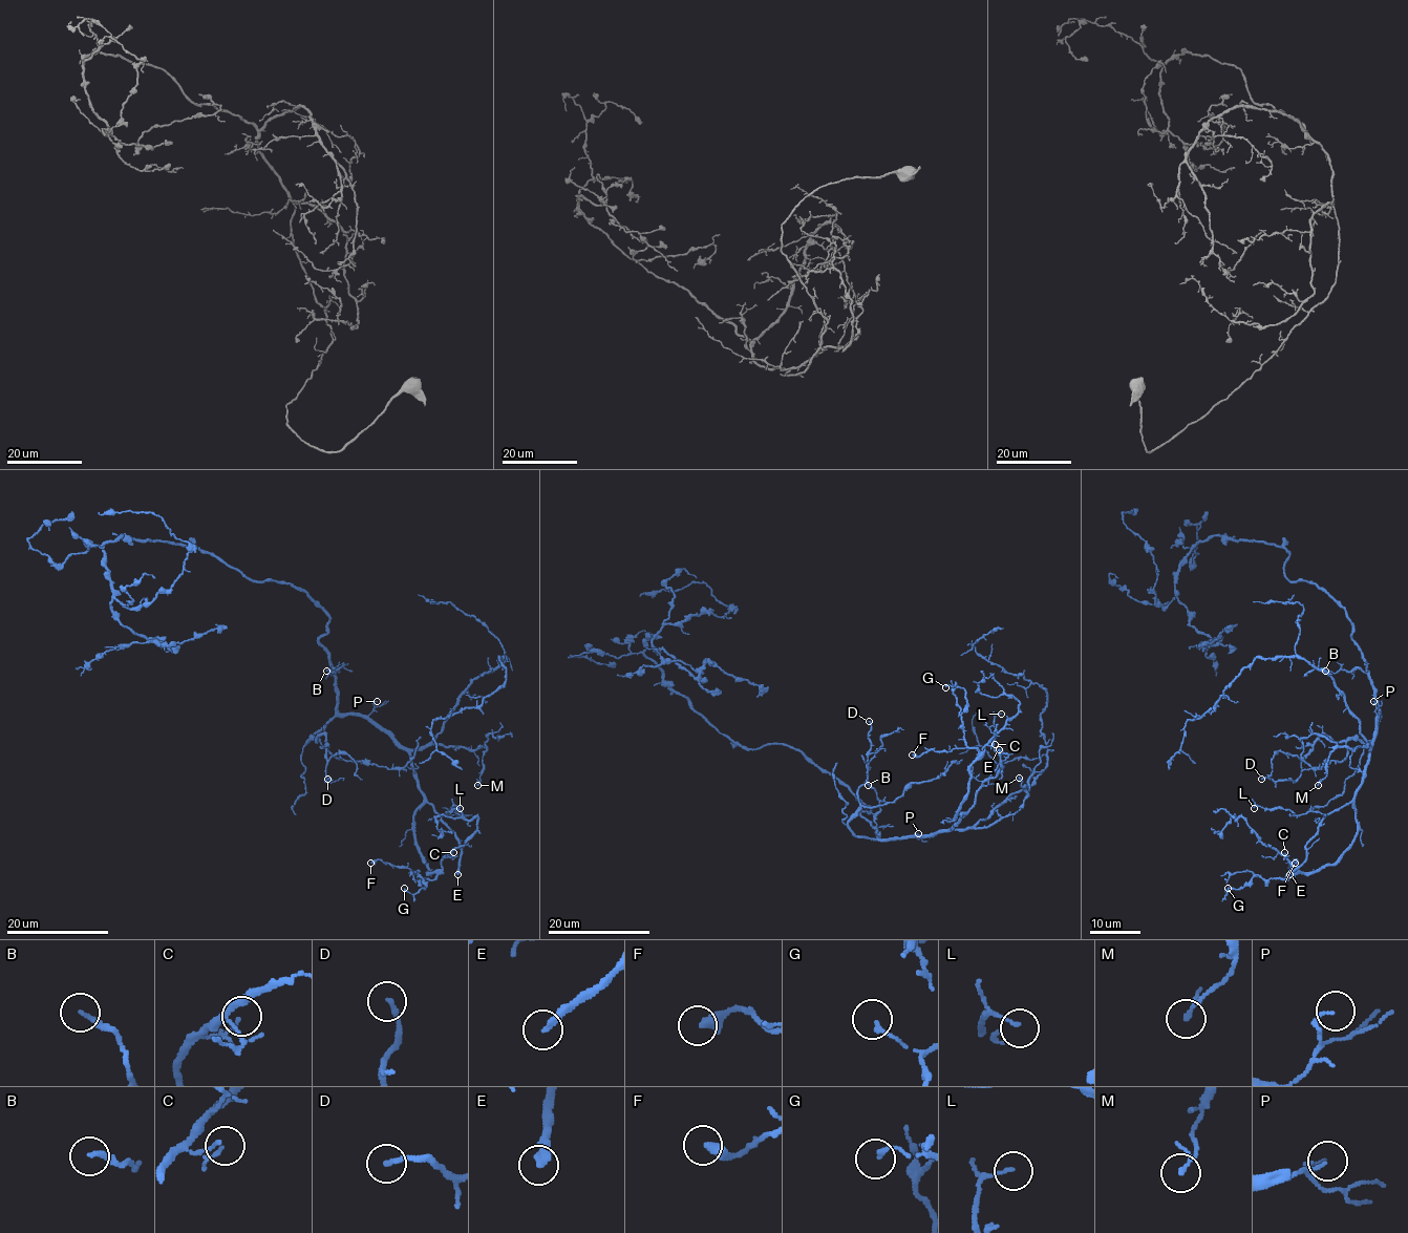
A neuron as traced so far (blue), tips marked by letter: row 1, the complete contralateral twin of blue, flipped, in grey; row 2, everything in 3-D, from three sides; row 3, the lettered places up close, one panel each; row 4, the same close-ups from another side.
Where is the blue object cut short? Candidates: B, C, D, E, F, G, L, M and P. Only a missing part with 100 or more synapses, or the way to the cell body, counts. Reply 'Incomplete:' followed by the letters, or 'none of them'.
Incomplete: E

